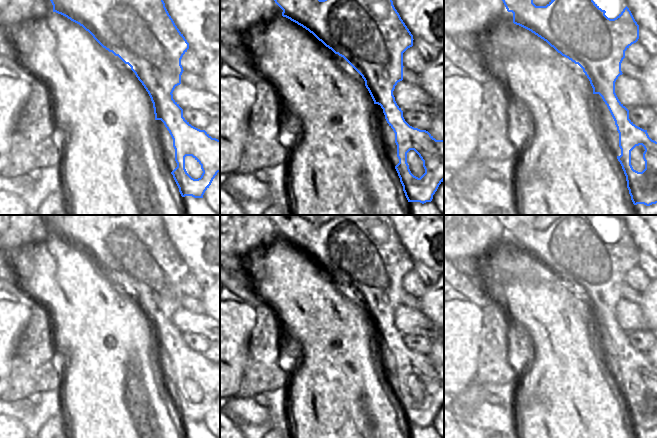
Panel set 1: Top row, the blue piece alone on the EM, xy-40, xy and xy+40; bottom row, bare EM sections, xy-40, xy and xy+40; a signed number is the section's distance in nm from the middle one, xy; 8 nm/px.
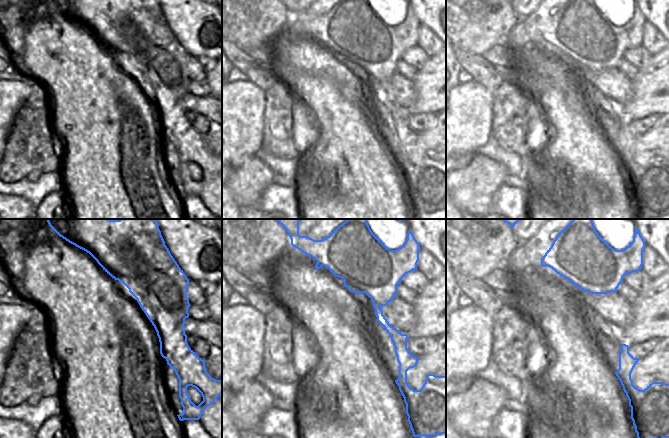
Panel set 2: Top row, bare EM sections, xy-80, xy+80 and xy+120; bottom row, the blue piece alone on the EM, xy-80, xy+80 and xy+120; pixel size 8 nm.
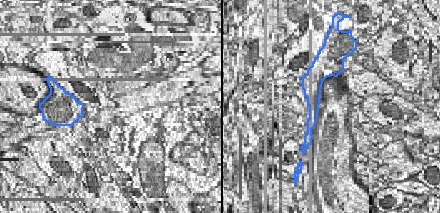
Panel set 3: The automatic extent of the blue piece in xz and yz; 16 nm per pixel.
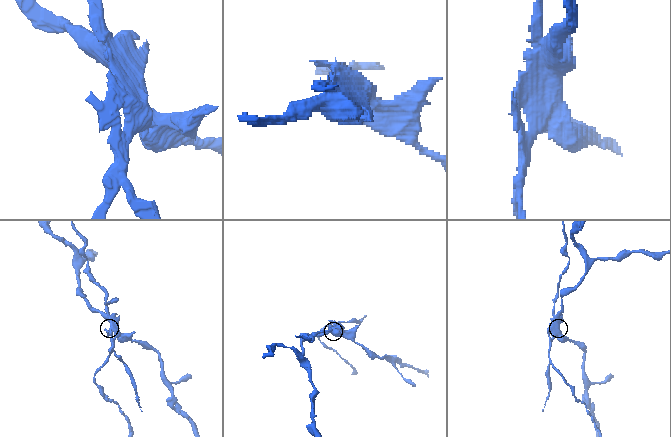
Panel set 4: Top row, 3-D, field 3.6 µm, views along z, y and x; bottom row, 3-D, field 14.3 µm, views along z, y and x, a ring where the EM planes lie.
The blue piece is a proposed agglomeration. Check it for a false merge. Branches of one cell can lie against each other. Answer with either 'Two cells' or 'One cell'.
Two cells

